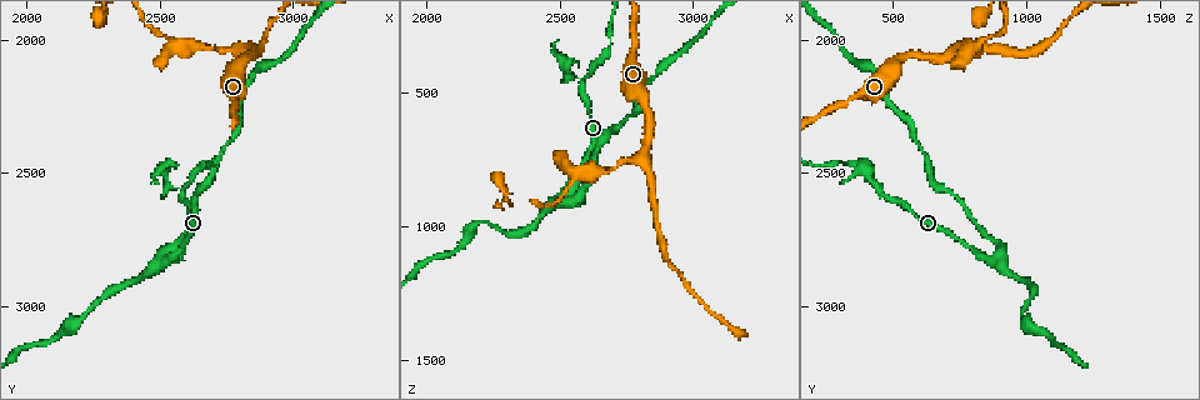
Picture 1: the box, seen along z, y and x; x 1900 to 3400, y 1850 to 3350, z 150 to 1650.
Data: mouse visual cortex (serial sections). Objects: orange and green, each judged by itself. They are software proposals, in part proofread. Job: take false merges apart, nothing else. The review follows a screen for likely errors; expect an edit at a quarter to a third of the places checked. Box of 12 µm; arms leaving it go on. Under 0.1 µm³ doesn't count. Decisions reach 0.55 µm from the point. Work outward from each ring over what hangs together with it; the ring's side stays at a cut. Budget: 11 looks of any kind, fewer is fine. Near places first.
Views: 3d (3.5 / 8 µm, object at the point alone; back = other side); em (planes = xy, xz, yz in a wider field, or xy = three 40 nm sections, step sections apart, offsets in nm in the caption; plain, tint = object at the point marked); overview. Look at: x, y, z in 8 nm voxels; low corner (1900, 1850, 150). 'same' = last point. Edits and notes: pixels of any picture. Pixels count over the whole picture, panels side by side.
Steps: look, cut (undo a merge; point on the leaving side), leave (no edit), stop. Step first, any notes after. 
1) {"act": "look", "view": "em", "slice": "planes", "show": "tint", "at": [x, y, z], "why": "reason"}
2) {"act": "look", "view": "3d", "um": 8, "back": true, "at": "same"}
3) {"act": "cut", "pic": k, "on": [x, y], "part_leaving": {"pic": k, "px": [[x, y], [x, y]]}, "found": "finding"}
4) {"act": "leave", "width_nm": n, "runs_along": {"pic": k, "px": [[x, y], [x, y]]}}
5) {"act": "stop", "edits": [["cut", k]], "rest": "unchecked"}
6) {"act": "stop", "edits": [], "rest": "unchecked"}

{"act": "look", "view": "3d", "um": 3.5, "at": [2590, 2580, 470], "why": "two arms in line, one across"}

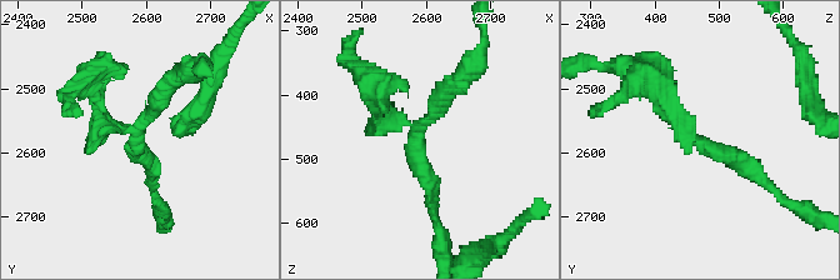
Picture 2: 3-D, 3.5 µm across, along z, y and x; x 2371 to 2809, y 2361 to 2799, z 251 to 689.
{"act": "look", "view": "em", "slice": "xy", "step": 3, "show": "tint", "at": [2585, 2580, 470]}

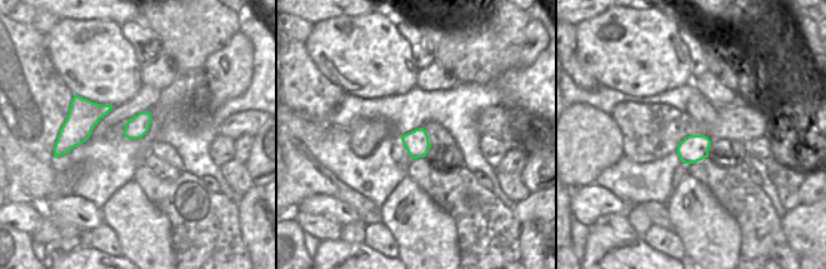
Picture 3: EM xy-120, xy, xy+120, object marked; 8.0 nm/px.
{"act": "look", "view": "em", "slice": "xy", "step": 1, "show": "tint", "at": "same", "why": "cut it another way"}

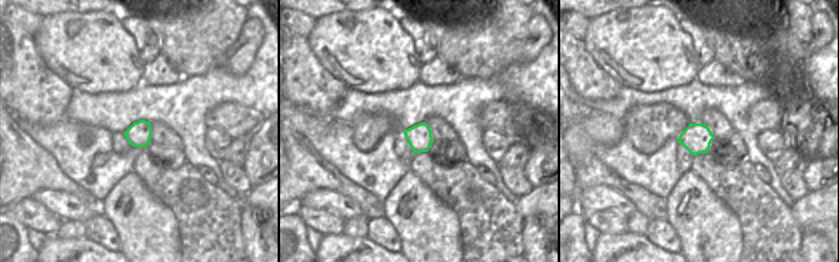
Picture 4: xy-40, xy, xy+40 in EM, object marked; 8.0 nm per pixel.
{"act": "cut", "pic": 2, "on": [683, 139], "part_leaving": {"pic": 2, "px": [[126, 131], [95, 104], [103, 58], [115, 66]]}, "found": "a second cell is stuck on"}

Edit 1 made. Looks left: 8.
{"act": "look", "view": "3d", "um": 3.5, "at": [2810, 2080, 520], "why": "thick turns thin"}

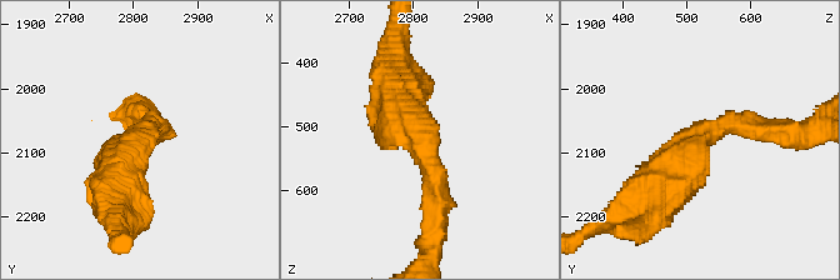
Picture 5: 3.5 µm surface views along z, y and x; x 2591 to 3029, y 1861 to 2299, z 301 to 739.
{"act": "leave", "runs_along": {"pic": 5, "px": [[646, 198], [691, 136], [769, 129]]}, "found": "all the same cell"}

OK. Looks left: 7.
{"act": "look", "view": "em", "slice": "xy", "step": 3, "show": "tint", "at": [2810, 2040, 740], "why": "a fork"}

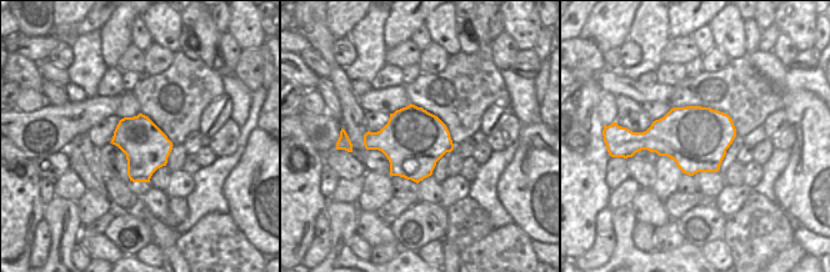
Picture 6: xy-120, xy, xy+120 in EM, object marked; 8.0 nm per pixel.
{"act": "look", "view": "3d", "um": 3.5, "back": true, "at": "same", "why": "wider look"}

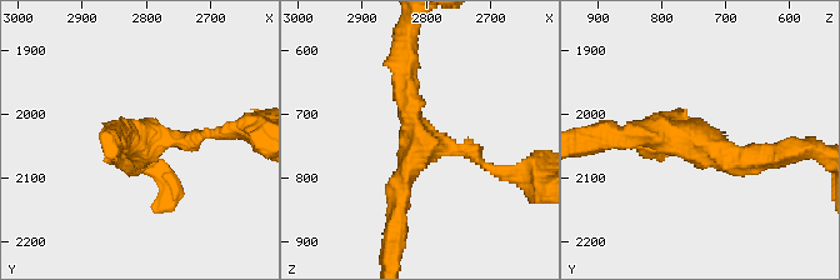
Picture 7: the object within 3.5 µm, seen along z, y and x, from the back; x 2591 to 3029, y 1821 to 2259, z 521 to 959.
{"act": "leave", "arms": 3, "runs_along": {"pic": 7, "px": [[405, 70], [420, 144], [466, 148], [501, 173]]}, "found": "continuous, no second cell"}

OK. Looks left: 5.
{"act": "look", "view": "3d", "um": 3.5, "at": [2530, 2820, 890]}

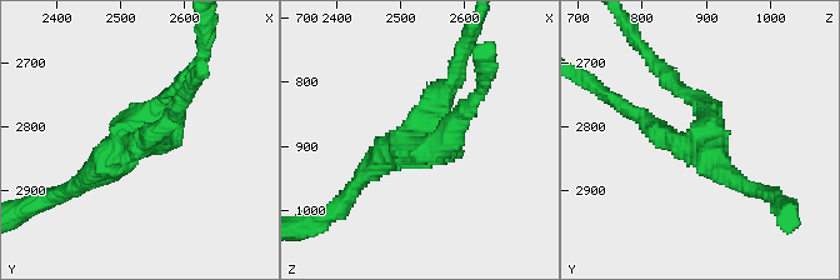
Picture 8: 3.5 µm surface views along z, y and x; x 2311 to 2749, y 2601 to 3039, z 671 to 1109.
{"act": "look", "view": "em", "slice": "xy", "step": 5, "show": "tint", "at": [2535, 2825, 895], "arms": 3, "arm_widths_nm": [200, 250, 300], "why": "shape alone is not enough"}

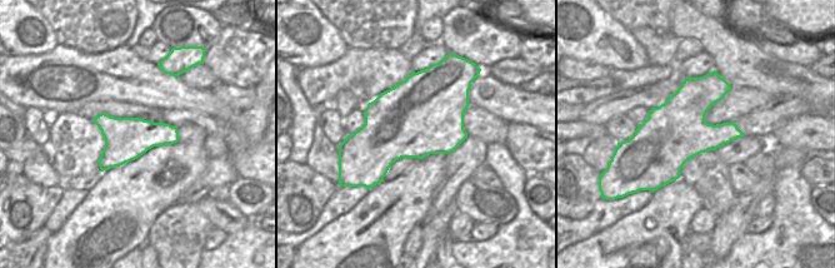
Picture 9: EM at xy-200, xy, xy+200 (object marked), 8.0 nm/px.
{"act": "look", "view": "em", "slice": "xy", "step": 2, "show": "tint", "at": "same", "why": "cut it another way"}

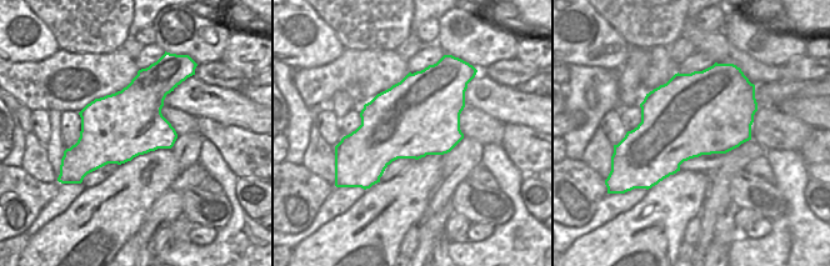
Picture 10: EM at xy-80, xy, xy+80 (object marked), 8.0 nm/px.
{"act": "leave", "width_nm": 650, "runs_along": {"pic": 8, "px": [[638, 111], [701, 143], [708, 111], [675, 85]]}, "found": "all the same cell"}

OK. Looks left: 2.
{"act": "stop", "edits": [["cut", 2]], "rest": "unchecked"}

